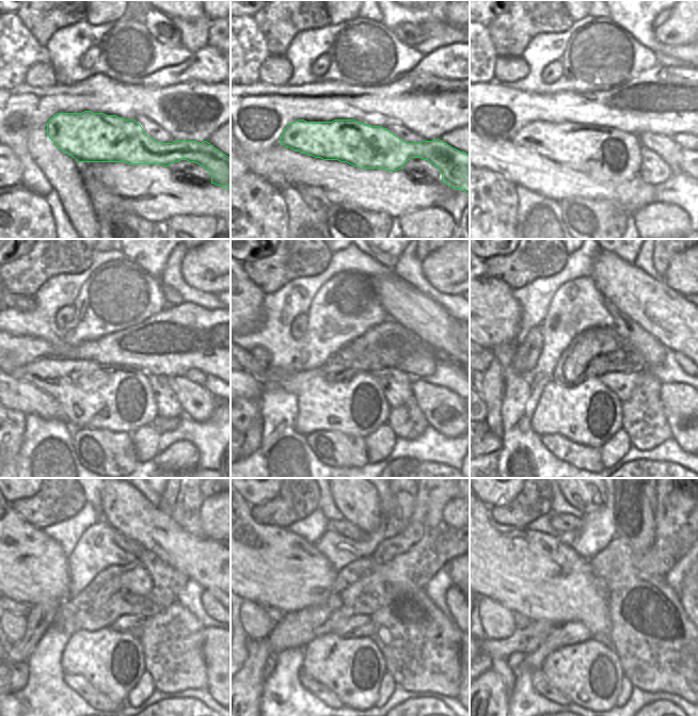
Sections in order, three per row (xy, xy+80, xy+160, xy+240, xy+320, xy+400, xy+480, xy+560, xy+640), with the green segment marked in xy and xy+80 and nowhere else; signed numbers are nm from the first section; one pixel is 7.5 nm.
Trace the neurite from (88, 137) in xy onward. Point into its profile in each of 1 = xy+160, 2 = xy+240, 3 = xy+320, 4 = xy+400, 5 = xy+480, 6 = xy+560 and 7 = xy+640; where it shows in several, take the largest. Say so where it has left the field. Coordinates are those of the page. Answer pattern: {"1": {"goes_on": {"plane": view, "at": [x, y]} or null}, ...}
{"1": {"goes_on": {"plane": "xy+160", "at": [607, 154]}}, "2": {"goes_on": {"plane": "xy+240", "at": [94, 396]}}, "3": {"goes_on": {"plane": "xy+320", "at": [355, 406]}}, "4": {"goes_on": {"plane": "xy+400", "at": [589, 413]}}, "5": {"goes_on": {"plane": "xy+480", "at": [112, 661]}}, "6": {"goes_on": {"plane": "xy+560", "at": [352, 668]}}, "7": {"goes_on": {"plane": "xy+640", "at": [589, 673]}}}

